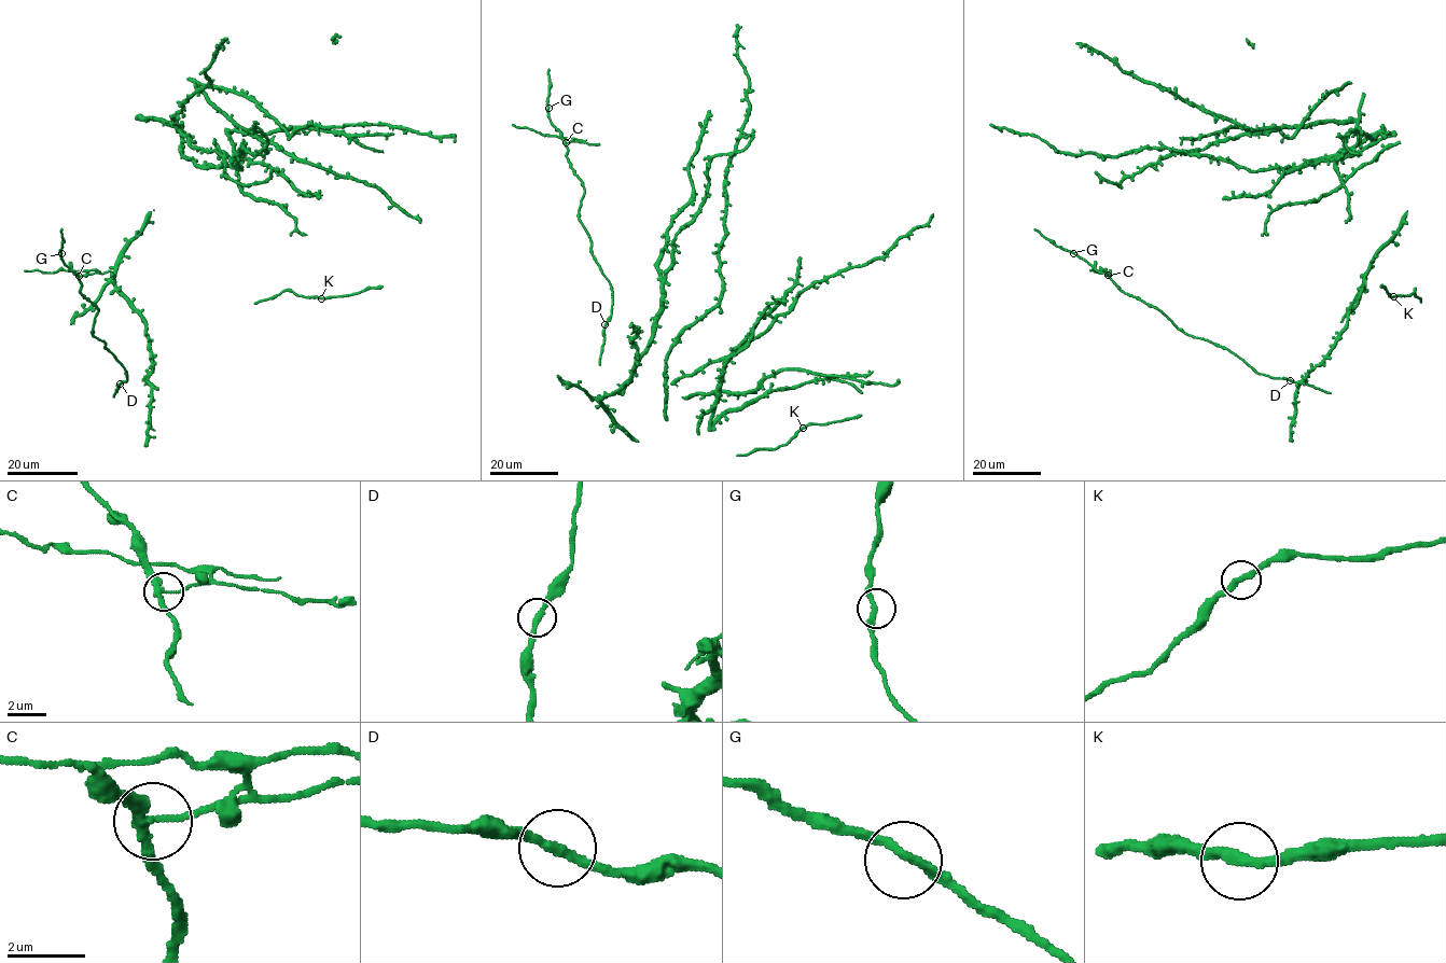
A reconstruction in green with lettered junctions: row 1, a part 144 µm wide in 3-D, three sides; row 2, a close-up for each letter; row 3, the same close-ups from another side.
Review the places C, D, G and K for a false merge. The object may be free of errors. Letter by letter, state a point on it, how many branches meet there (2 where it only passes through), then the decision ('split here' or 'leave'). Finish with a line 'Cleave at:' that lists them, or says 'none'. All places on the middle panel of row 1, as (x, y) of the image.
C: place (566, 142); branches 3; split here
D: place (605, 324); branches 2; leave
G: place (548, 108); branches 2; leave
K: place (803, 428); branches 2; leave
Cleave at: C

